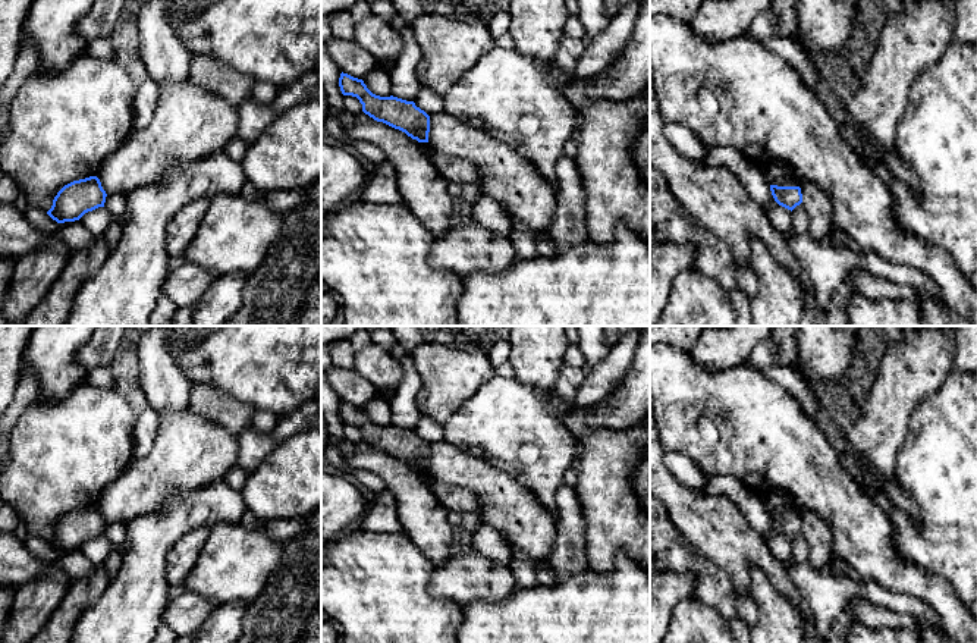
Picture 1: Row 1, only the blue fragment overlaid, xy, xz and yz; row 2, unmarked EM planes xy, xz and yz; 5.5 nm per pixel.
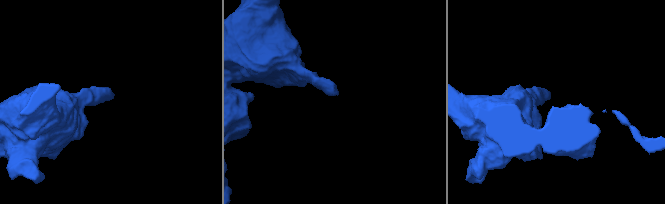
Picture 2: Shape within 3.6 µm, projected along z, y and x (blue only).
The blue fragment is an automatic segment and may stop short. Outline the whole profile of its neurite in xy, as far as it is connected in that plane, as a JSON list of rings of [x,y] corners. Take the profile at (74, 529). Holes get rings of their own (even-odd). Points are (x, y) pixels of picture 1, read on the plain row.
[[[97,505],[65,514],[47,543],[57,552],[79,549],[85,542],[104,536],[106,520]]]

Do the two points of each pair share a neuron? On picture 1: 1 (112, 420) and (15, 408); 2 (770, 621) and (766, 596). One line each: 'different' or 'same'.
1: different
2: same

